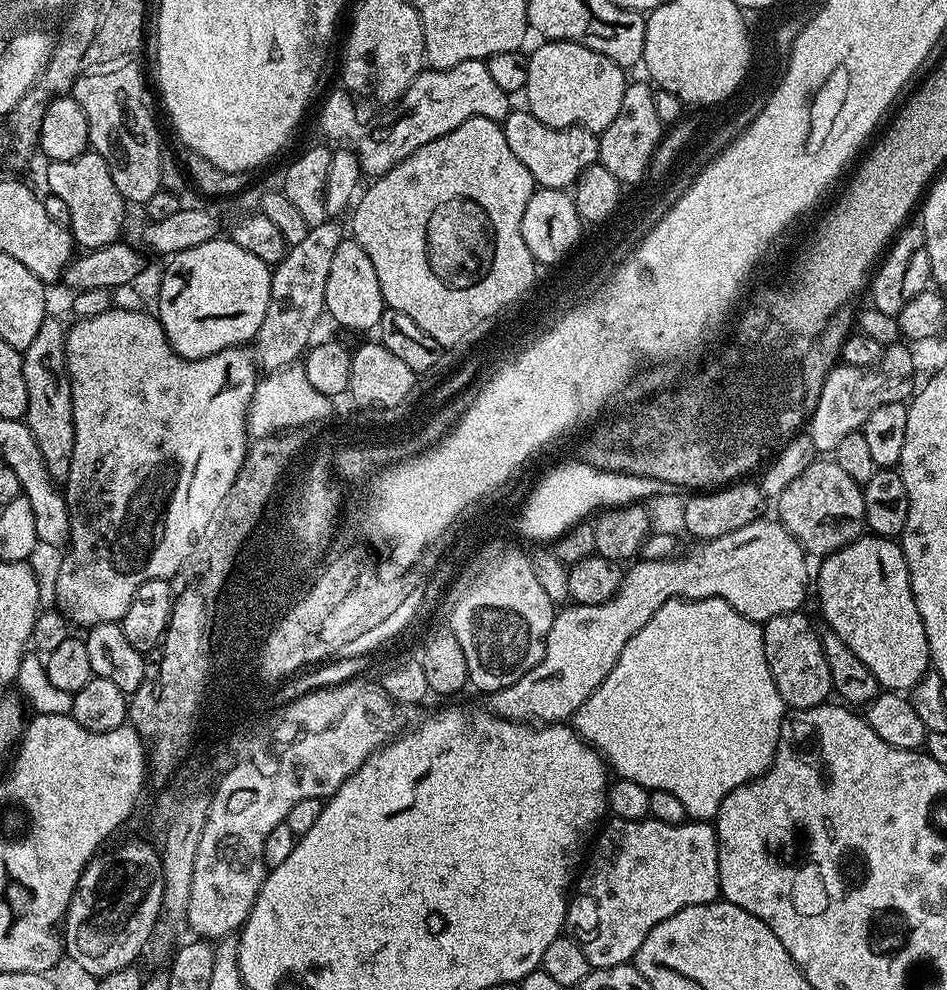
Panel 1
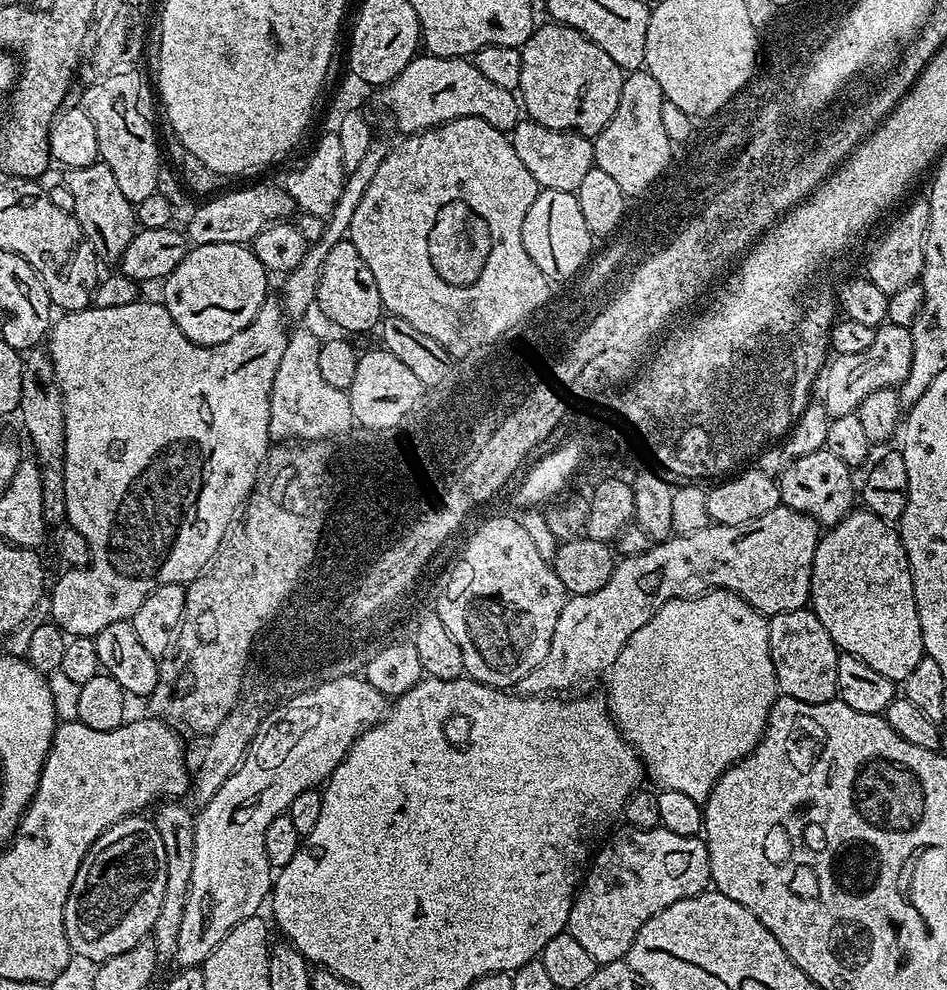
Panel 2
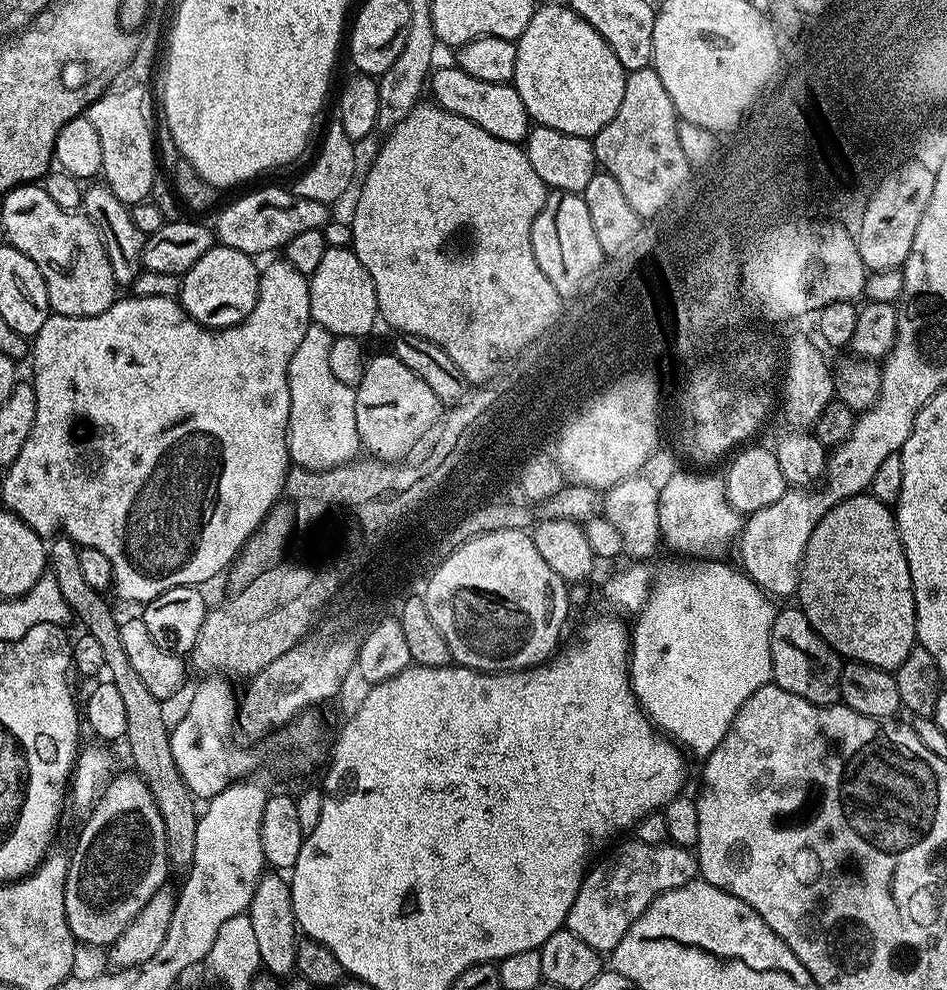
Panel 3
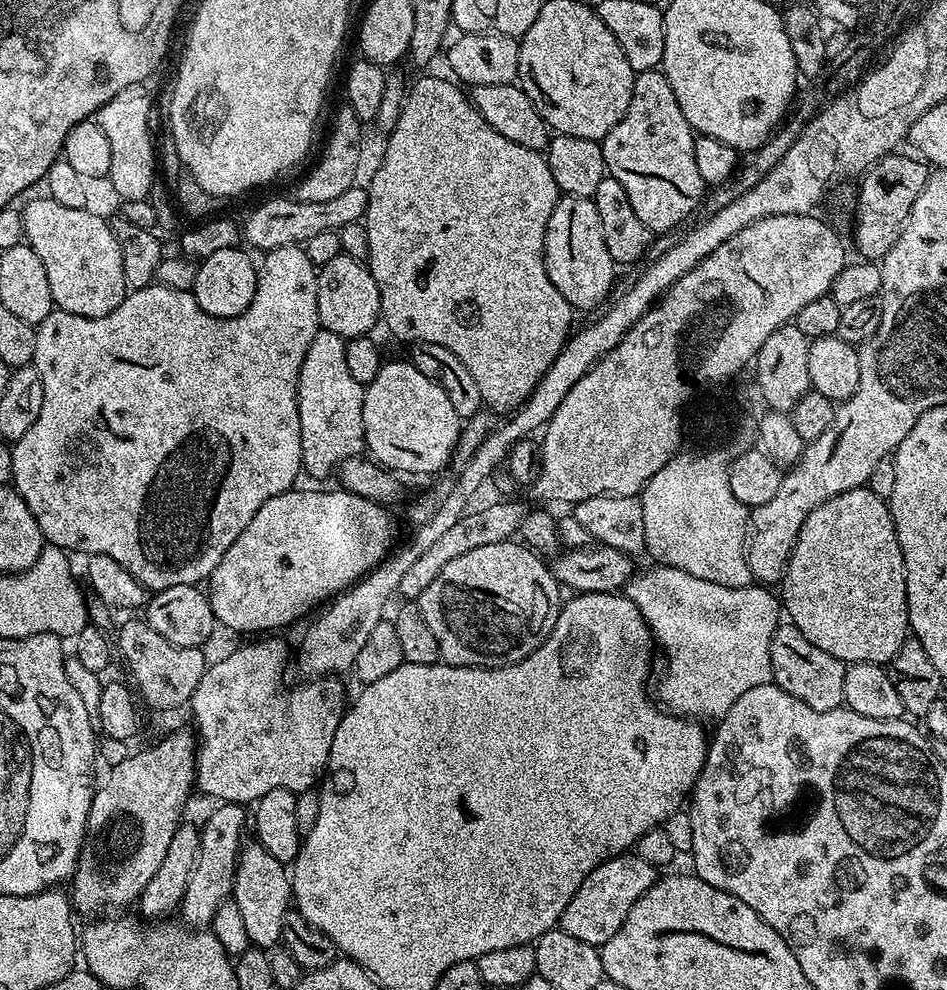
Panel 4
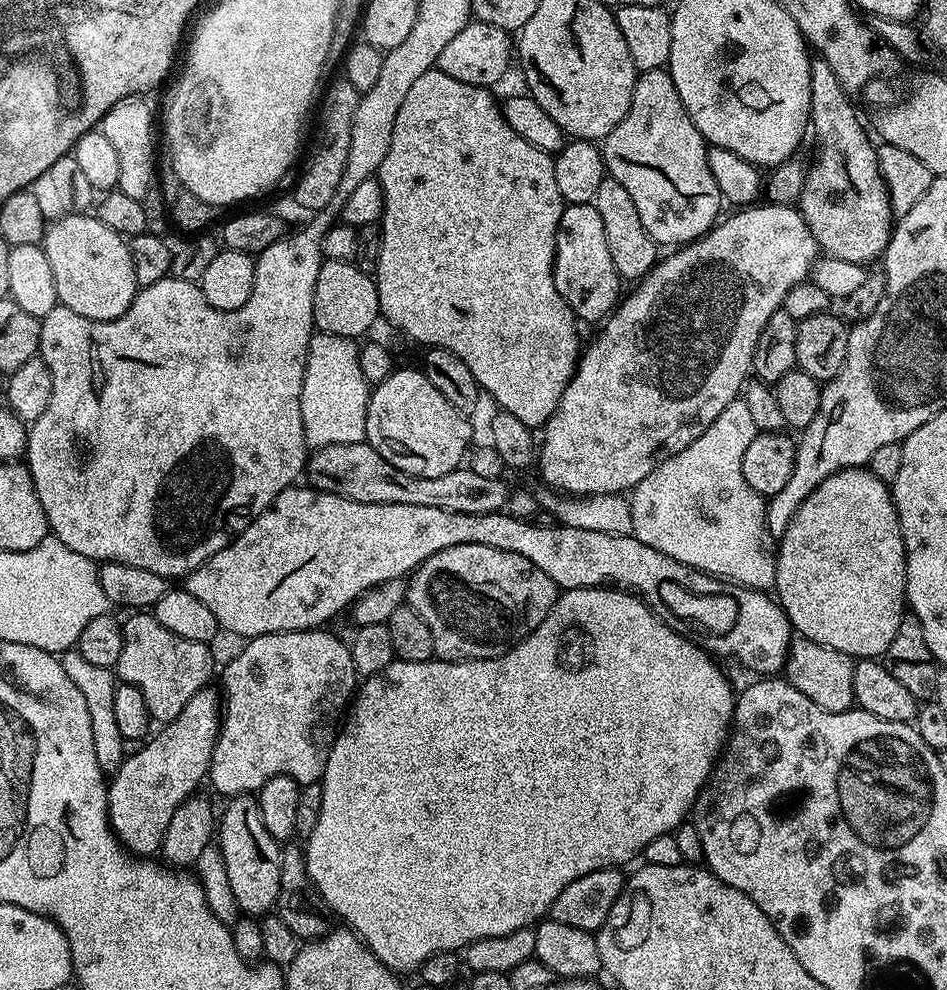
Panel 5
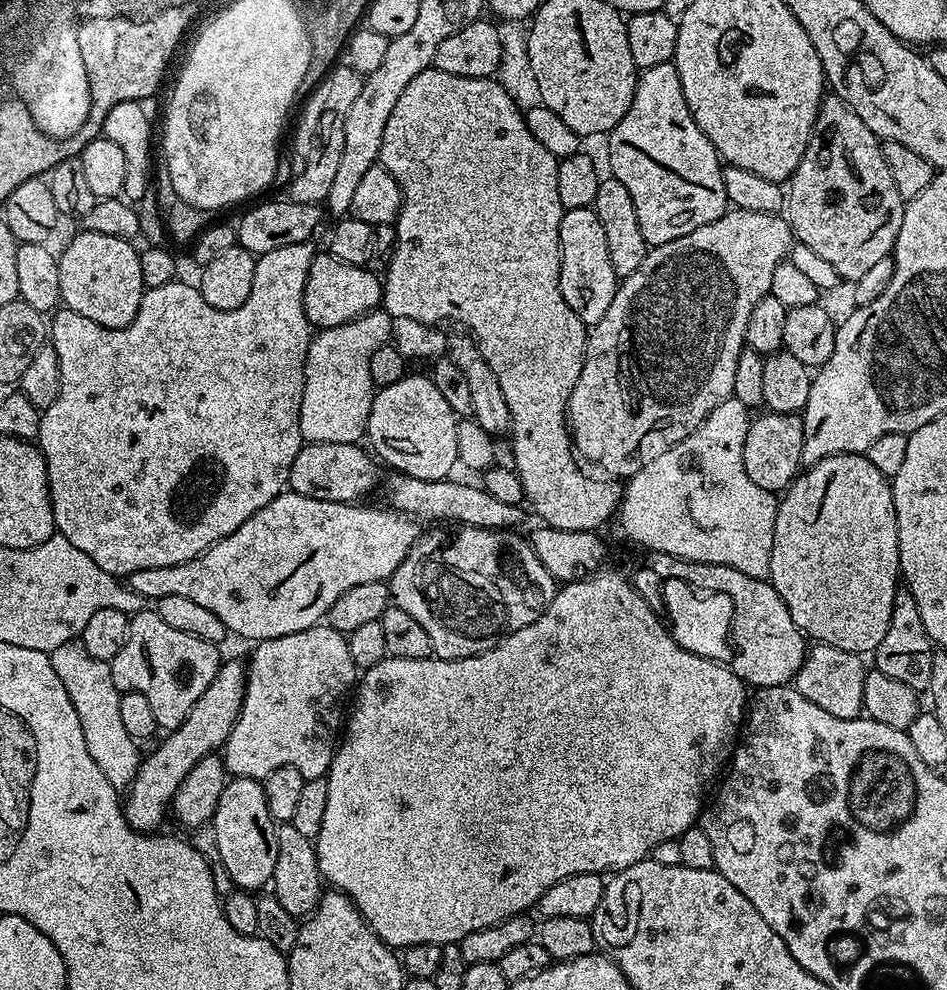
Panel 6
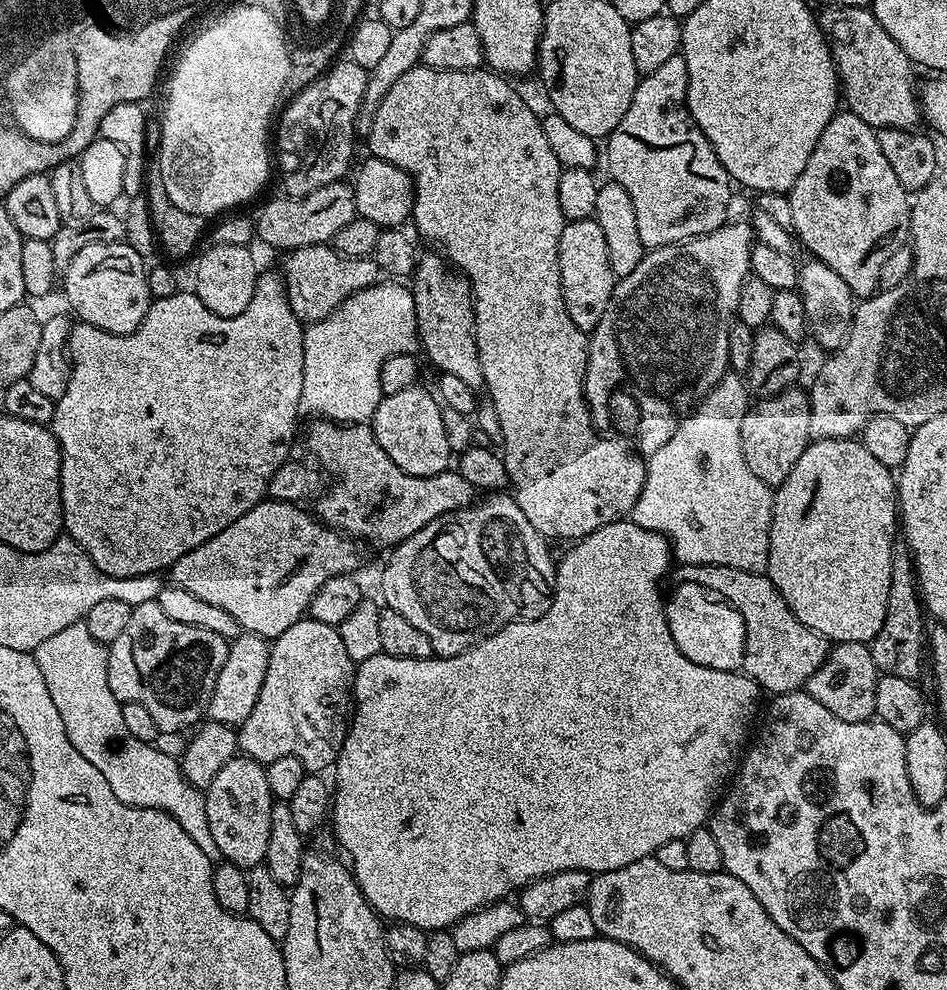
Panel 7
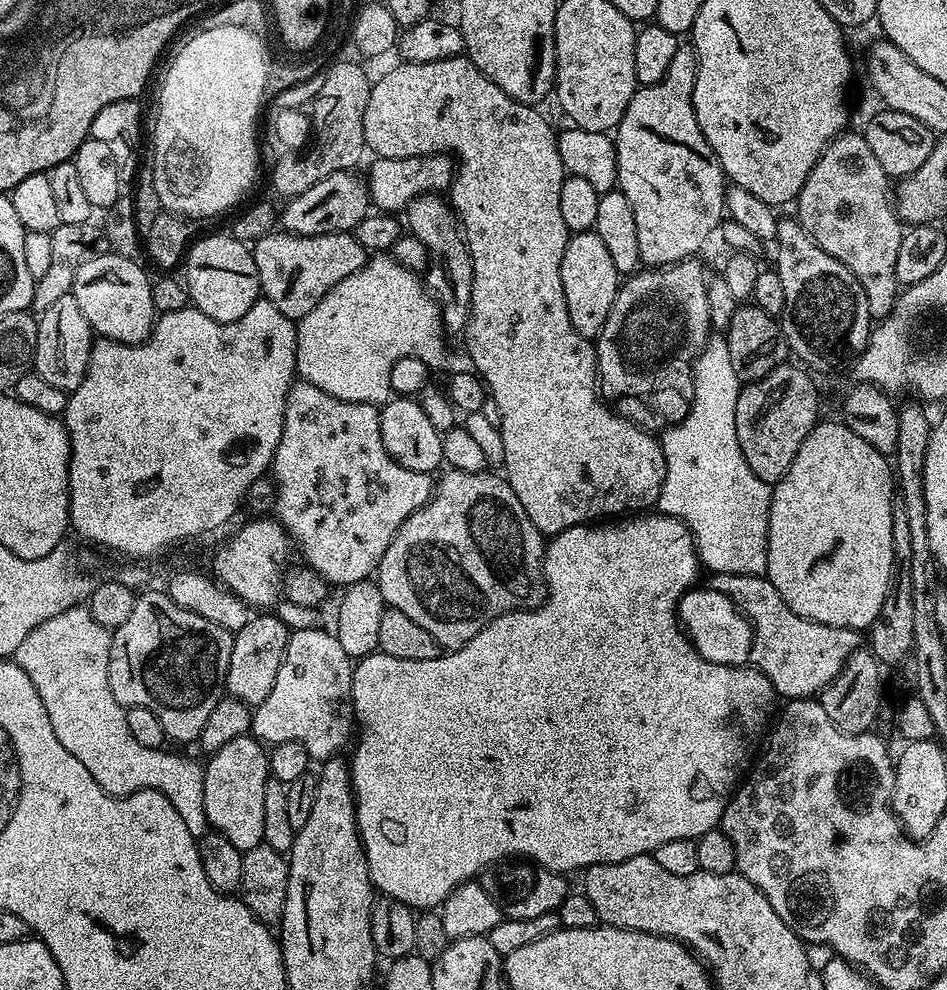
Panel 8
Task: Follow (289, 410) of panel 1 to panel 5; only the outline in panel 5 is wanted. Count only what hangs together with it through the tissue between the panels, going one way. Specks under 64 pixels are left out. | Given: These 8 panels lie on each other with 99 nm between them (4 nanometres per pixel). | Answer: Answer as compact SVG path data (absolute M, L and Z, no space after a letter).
M325 332L312 335L300 399L302 426L309 449L317 450L338 443L364 442L369 395L370 385L362 374L357 341Z

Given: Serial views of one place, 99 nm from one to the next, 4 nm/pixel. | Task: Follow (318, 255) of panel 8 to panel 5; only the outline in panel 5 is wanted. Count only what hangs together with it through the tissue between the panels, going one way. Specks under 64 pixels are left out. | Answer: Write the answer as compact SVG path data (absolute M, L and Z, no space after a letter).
M325 259L318 270L318 282L314 286L314 314L312 323L316 332L325 332L335 336L347 336L349 338L364 338L368 331L375 326L376 320L381 319L380 303L378 302L378 290L375 279L368 276L360 268L355 268L355 263L347 260Z

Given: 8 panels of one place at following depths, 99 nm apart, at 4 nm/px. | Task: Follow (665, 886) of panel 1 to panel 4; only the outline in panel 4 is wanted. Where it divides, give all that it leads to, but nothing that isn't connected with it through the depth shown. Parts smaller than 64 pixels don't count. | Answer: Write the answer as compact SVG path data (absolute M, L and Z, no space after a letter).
M635 854L611 856L609 860L604 860L597 868L590 870L590 874L586 874L582 886L578 886L566 910L562 910L558 927L587 944L599 946L610 942L610 938L618 934L622 922L626 920L626 914L630 914L630 906L634 906L634 902L638 902L638 898L646 894L646 890L650 890L657 879L658 870L650 862L646 862L646 858Z

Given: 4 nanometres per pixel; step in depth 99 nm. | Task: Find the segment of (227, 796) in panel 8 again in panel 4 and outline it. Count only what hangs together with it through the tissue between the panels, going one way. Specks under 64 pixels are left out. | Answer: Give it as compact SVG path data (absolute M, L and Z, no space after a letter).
M259 842L251 843L245 843L241 847L240 858L236 861L236 881L233 884L234 903L242 913L249 941L255 947L272 950L281 943L279 940L280 935L284 932L284 919L288 916L288 904L290 908L294 900L292 881L289 869L282 862L278 862L278 858L274 858L274 854L270 854L270 850L266 850L266 846L262 846Z

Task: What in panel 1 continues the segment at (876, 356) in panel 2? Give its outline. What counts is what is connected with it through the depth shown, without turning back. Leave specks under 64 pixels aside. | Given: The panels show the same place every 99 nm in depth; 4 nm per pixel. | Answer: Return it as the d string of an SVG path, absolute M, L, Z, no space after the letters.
M904 342L887 345L882 358L870 366L850 366L843 362L836 364L818 395L817 409L810 414L806 424L806 434L814 442L817 453L835 453L842 438L861 431L866 418L870 418L878 406L899 404L913 395L916 360L907 347L911 348Z

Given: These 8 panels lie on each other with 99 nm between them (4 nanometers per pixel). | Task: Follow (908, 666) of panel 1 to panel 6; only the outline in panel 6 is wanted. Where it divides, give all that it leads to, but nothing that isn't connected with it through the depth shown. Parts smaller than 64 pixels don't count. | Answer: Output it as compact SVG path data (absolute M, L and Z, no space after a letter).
M843 452L830 458L822 458L816 464L805 467L788 485L778 501L769 577L774 590L778 590L782 602L786 602L786 610L790 610L790 618L794 618L794 622L801 628L809 641L838 646L838 650L847 652L875 653L876 647L880 645L882 638L886 635L886 629L890 626L890 610L894 610L894 598L898 581L901 579L898 526L896 525L896 511L894 510L894 498L889 477L884 476L882 470L878 470L878 466L874 466L874 462L868 460L867 455L858 452Z

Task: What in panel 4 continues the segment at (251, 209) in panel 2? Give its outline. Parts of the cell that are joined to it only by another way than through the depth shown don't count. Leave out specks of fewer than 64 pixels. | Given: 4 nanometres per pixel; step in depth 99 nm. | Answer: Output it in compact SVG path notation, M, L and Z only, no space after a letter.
M354 186L346 190L346 194L338 194L338 198L330 198L330 202L289 200L268 200L265 204L258 205L245 218L244 224L242 220L243 239L249 240L259 250L267 250L291 244L303 245L310 238L314 238L314 234L322 234L322 230L344 230L347 224L352 224L355 220L356 223L363 221L368 205L368 190L364 186Z

